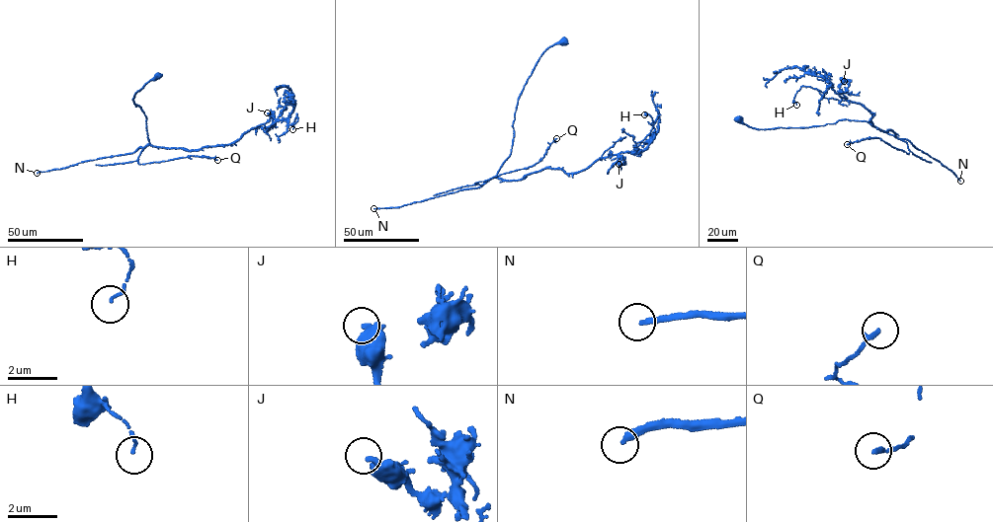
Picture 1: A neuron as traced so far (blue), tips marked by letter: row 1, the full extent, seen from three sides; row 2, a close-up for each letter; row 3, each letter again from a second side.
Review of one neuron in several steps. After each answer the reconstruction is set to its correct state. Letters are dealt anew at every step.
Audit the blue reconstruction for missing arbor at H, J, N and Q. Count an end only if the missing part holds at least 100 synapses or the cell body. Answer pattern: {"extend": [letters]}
{"extend": ["N"]}

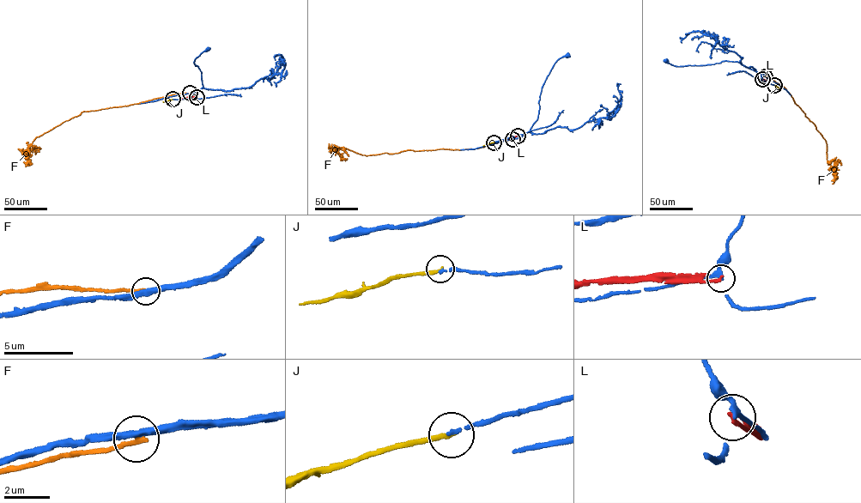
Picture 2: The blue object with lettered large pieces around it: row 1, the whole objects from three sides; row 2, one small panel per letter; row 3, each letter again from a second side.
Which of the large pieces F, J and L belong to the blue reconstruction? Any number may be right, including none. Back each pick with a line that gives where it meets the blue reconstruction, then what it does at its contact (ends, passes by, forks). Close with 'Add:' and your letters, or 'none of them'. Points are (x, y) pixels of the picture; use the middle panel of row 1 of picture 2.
J: contact (494, 142); it ends
Add: J

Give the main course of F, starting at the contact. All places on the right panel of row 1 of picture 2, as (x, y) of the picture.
F: (766, 75), (785, 88), (826, 141), (827, 160), (834, 175), (832, 184)

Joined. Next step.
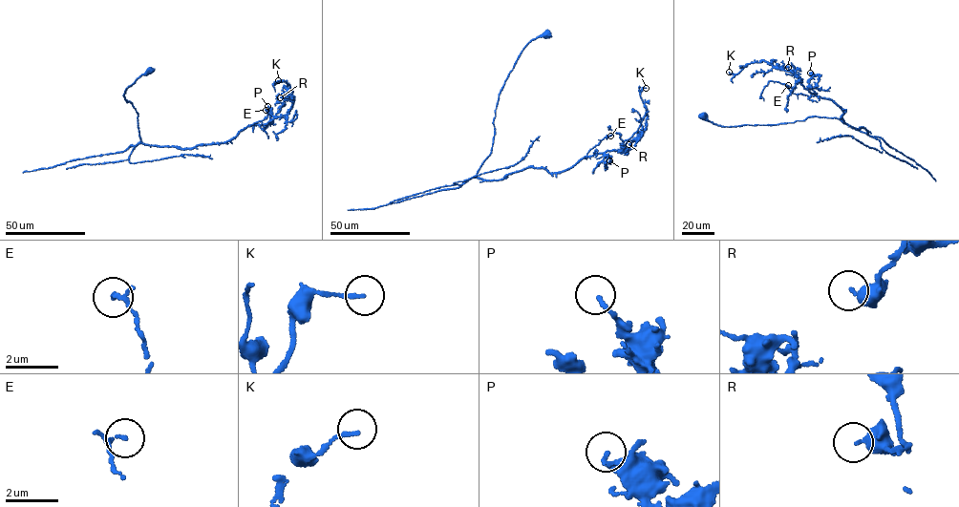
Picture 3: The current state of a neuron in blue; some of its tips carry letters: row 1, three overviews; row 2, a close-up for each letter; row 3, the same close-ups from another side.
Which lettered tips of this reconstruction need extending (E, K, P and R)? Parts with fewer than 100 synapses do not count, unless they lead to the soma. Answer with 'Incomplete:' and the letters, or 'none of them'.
Incomplete: none of them

